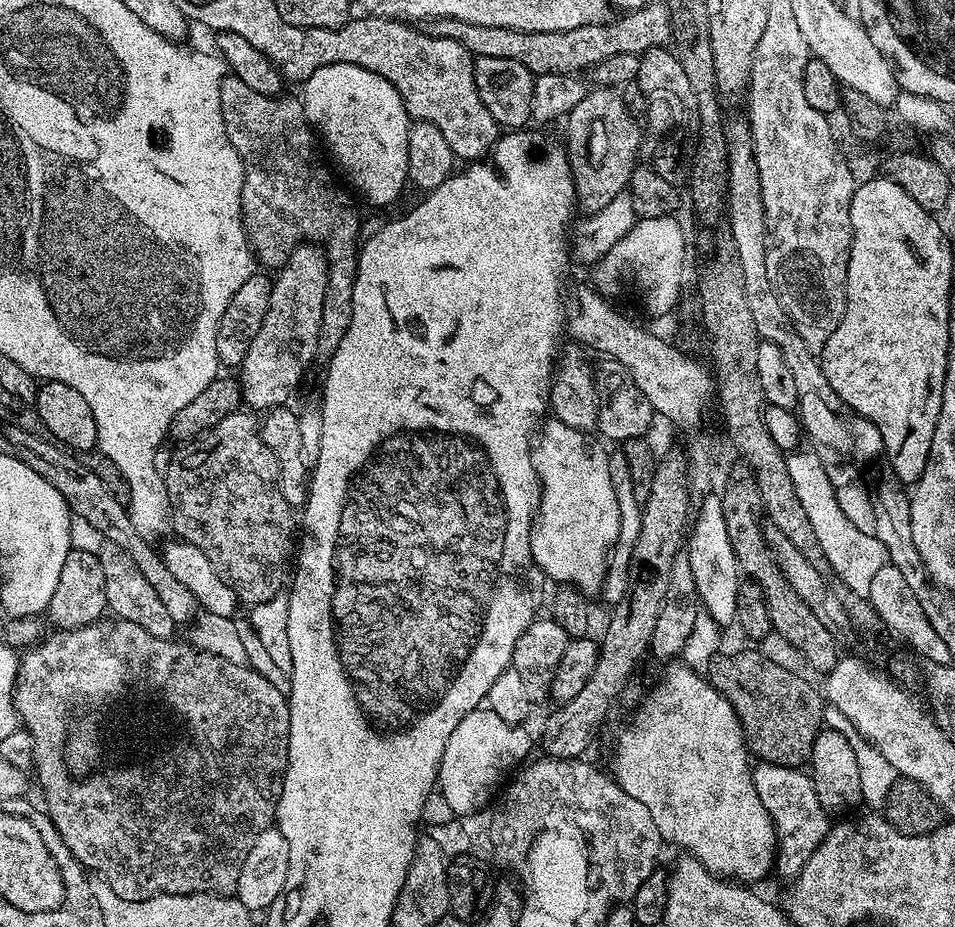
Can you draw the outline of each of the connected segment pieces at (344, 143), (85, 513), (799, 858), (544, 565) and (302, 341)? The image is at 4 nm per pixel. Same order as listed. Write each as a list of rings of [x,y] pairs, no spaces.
[[[331,64],[314,70],[307,80],[303,81],[304,117],[318,133],[319,139],[332,151],[334,159],[340,163],[348,180],[372,204],[384,208],[392,204],[404,192],[404,184],[409,183],[408,163],[406,162],[406,142],[410,117],[398,90],[386,78],[353,64]]]
[[[13,426],[8,430],[8,440],[16,447],[13,448],[15,455],[19,456],[22,462],[26,462],[26,466],[30,466],[30,470],[34,470],[34,474],[42,474],[42,478],[46,478],[46,482],[50,482],[50,486],[54,486],[54,490],[58,490],[58,494],[64,496],[71,515],[77,521],[85,520],[98,535],[105,536],[103,539],[107,543],[118,546],[132,557],[134,566],[138,566],[138,570],[142,570],[142,578],[146,578],[146,582],[150,582],[150,586],[154,586],[154,594],[158,594],[162,606],[166,606],[166,614],[170,614],[173,625],[180,626],[190,619],[193,621],[198,614],[194,594],[190,594],[190,590],[186,590],[186,586],[182,586],[182,582],[178,582],[178,578],[174,578],[174,574],[170,574],[161,553],[157,549],[155,552],[148,545],[151,543],[135,530],[121,497],[119,500],[100,481],[101,473],[95,468],[87,468],[79,455],[69,454],[59,443],[49,442],[50,444],[45,446],[44,452],[40,452],[41,437]]]
[[[767,762],[757,763],[752,768],[752,781],[754,790],[758,792],[758,798],[762,806],[772,819],[772,825],[776,827],[776,859],[774,861],[775,875],[788,876],[794,878],[802,870],[802,866],[814,854],[814,850],[828,837],[830,827],[830,816],[824,812],[822,806],[818,804],[817,795],[814,794],[814,786],[807,771],[799,772],[799,767],[786,764],[769,764]]]
[[[555,418],[545,419],[539,432],[532,445],[532,470],[539,481],[538,511],[532,517],[530,534],[533,565],[547,579],[549,576],[556,580],[557,585],[571,585],[583,594],[599,593],[604,586],[610,549],[616,543],[620,525],[618,502],[614,498],[614,488],[610,486],[609,453],[603,452],[589,433],[574,430]]]
[[[312,242],[298,244],[288,256],[288,261],[281,264],[272,280],[270,302],[266,306],[266,314],[258,326],[258,334],[254,334],[254,342],[250,342],[250,350],[246,350],[246,358],[238,366],[240,394],[243,403],[249,409],[267,410],[278,408],[289,403],[292,391],[300,384],[304,371],[318,353],[320,343],[320,326],[324,313],[324,299],[328,285],[328,259],[324,257],[324,249]]]

